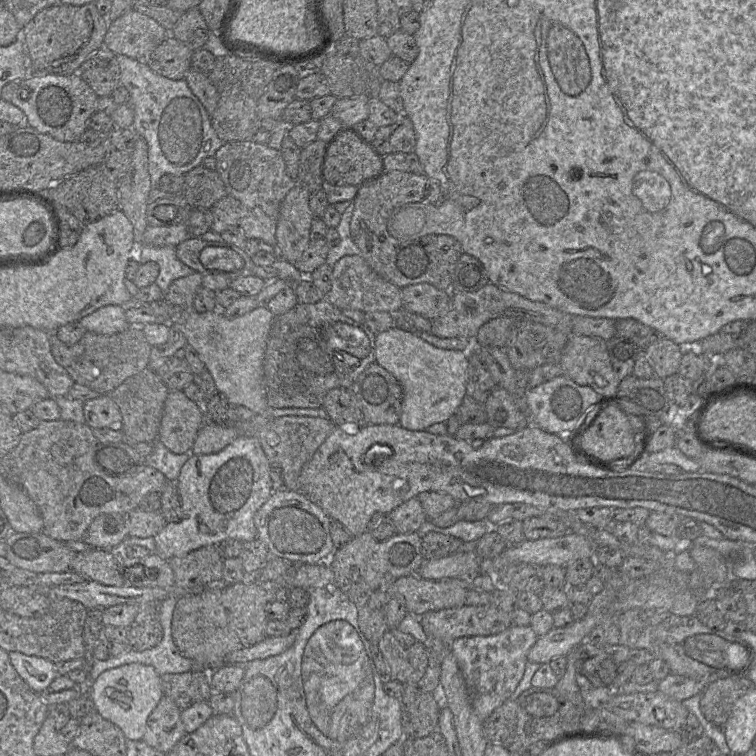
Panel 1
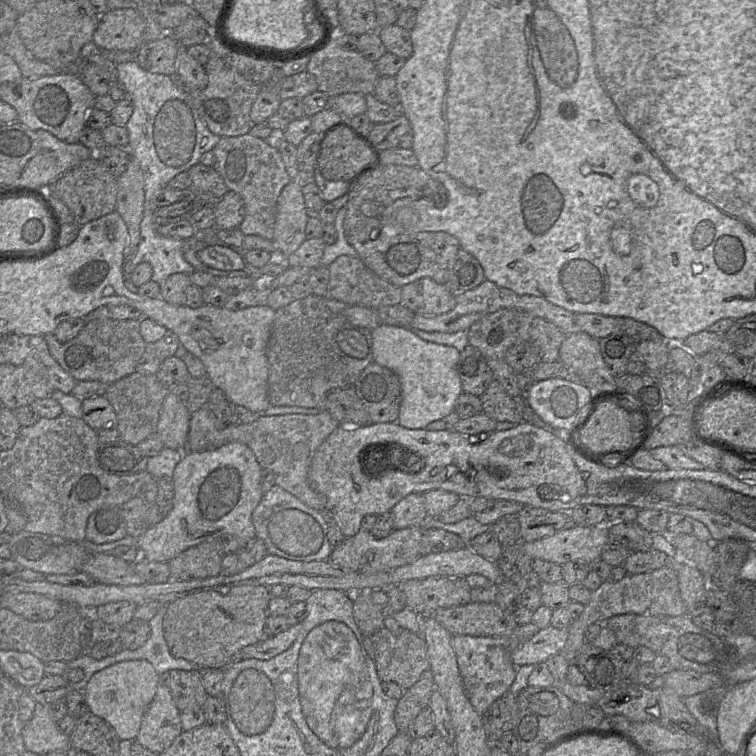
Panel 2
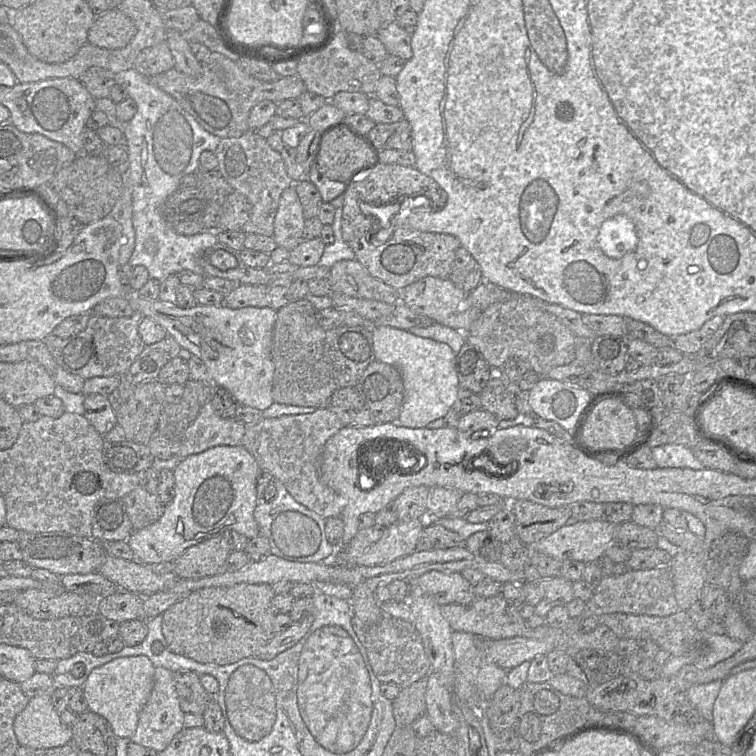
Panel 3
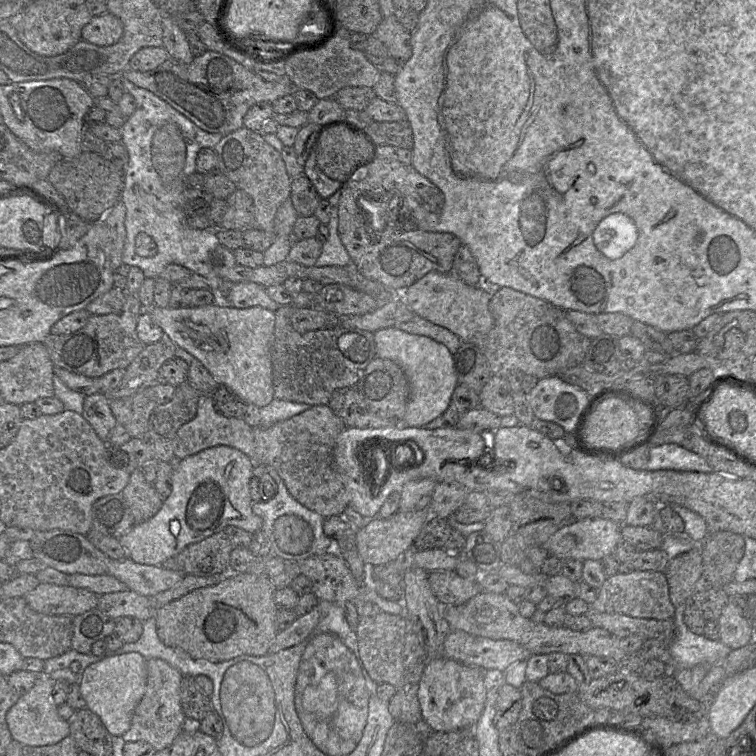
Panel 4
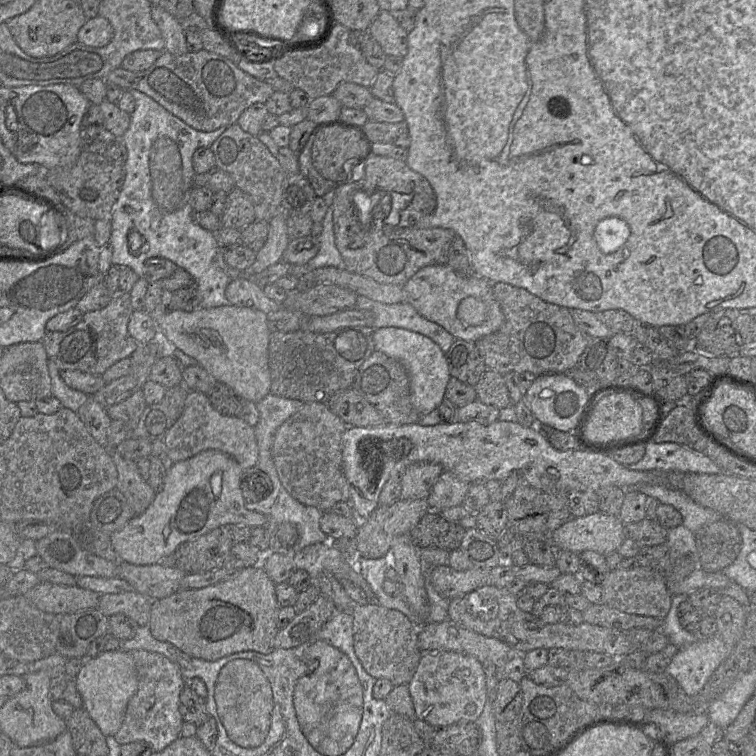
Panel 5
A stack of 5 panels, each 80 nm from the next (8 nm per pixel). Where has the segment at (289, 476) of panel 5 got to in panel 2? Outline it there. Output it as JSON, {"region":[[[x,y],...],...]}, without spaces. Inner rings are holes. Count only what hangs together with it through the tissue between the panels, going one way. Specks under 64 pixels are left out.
{"region":[[[322,409],[318,414],[284,414],[259,416],[249,424],[225,426],[213,433],[213,447],[227,442],[240,442],[254,453],[262,469],[274,473],[275,483],[294,495],[308,507],[326,513],[325,496],[315,491],[309,484],[308,472],[311,460],[323,441],[337,428],[339,423]]]}

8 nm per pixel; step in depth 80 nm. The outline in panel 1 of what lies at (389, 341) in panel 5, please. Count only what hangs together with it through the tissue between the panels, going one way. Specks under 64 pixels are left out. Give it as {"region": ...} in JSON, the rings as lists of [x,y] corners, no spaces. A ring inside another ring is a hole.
{"region":[[[394,327],[375,334],[375,362],[390,372],[402,386],[403,400],[399,425],[405,429],[425,431],[433,424],[444,423],[456,414],[457,408],[466,396],[467,352],[437,348],[414,333]]]}

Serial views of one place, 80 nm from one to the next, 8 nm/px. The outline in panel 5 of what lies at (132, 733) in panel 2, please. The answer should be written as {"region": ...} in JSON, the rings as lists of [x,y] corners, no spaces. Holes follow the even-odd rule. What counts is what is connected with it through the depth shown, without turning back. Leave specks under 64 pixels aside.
{"region":[[[104,651],[95,658],[85,659],[75,681],[84,701],[83,708],[105,737],[114,736],[121,728],[128,702],[138,688],[138,675],[131,652]]]}

